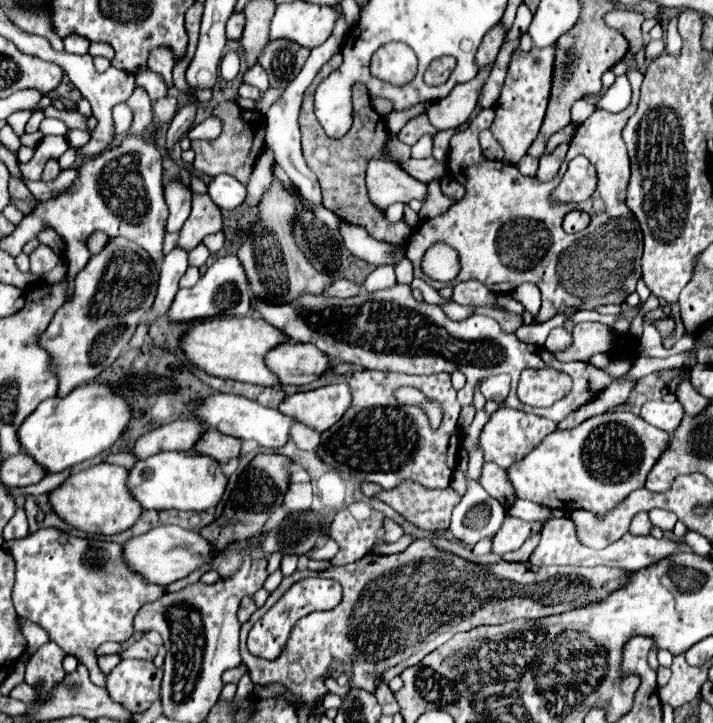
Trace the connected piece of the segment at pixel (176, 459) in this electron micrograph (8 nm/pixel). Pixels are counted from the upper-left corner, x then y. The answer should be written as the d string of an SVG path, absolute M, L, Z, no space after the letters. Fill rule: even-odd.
M161 452L147 460L139 460L129 470L129 490L145 510L189 510L205 512L215 508L227 488L227 476L215 458L197 452Z

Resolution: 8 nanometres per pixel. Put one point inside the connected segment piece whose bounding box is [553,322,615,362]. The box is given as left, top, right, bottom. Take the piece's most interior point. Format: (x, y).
(589, 338)

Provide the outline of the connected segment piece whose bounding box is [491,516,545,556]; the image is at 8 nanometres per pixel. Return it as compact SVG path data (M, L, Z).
M507 516L501 530L497 532L497 536L493 538L493 546L491 552L497 556L503 556L505 552L517 550L531 534L541 532L545 522L525 522L513 516Z

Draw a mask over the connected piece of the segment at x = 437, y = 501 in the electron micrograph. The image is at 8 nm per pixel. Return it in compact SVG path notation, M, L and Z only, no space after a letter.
M399 484L397 488L379 492L377 498L413 526L435 534L447 532L451 512L459 504L459 494L451 486L445 490L427 490L419 484Z

